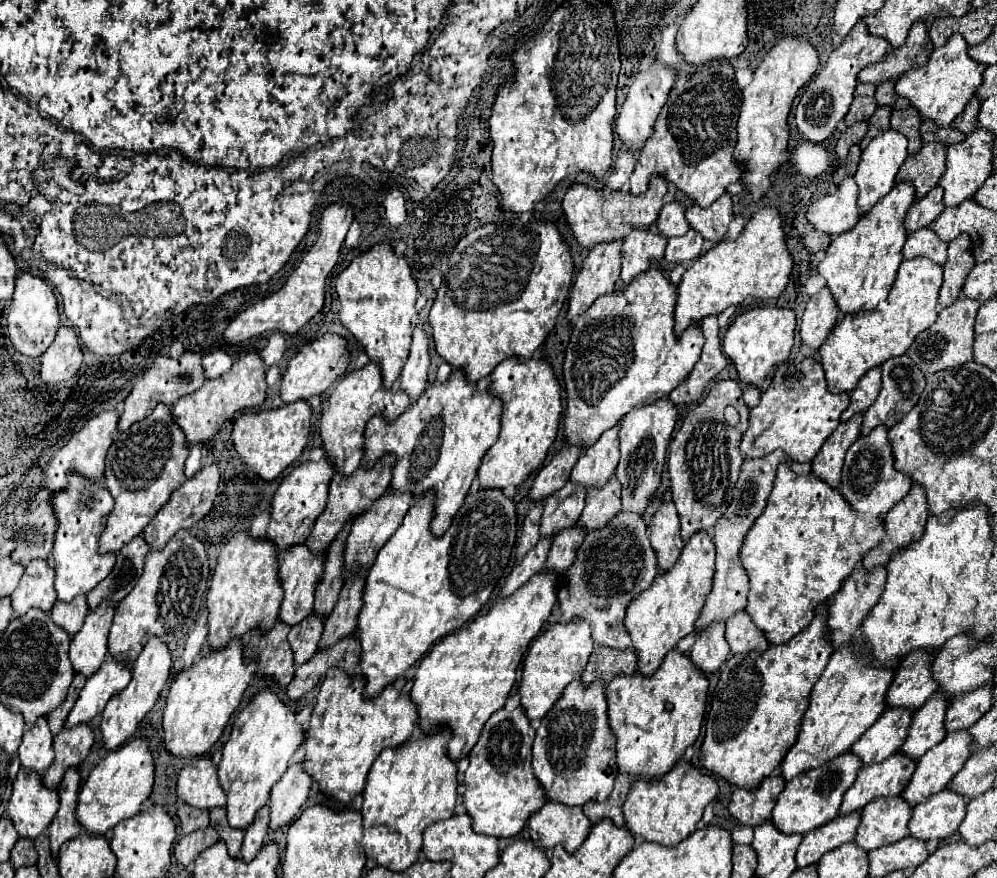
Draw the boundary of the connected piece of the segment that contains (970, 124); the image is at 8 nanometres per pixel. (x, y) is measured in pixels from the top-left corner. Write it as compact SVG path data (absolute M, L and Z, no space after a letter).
M972 97L966 105L966 109L956 117L954 121L954 127L960 129L964 135L972 133L976 127L978 127L978 109L980 109L980 99L978 97Z

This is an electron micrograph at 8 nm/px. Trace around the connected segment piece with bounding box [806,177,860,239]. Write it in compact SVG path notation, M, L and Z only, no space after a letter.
M846 177L836 193L822 197L810 205L806 219L814 229L834 239L840 233L852 229L860 219L856 199L858 199L858 187L854 183L854 177Z

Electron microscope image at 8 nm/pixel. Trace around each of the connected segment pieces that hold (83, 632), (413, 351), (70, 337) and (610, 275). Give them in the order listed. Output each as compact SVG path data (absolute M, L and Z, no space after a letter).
M102 603L94 613L90 611L82 629L72 637L70 663L76 673L92 677L108 655L108 631L114 617L114 605Z
M424 329L414 333L412 347L410 347L410 357L402 369L400 375L400 391L404 391L410 397L410 403L418 401L418 397L424 393L428 387L426 383L426 373L430 365L430 355L428 355L428 337L424 335Z
M60 327L52 345L42 355L42 381L66 381L78 371L82 365L82 349L80 341L72 327Z
M622 241L600 243L588 253L582 271L576 275L572 285L568 313L566 313L568 321L580 317L596 301L596 297L610 295L612 289L616 289L616 281L620 277L620 261L622 261L620 247Z

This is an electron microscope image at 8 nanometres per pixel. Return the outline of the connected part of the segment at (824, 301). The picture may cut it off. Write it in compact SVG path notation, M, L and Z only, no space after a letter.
M824 287L820 293L810 297L800 323L800 349L804 357L818 353L820 345L828 339L828 333L838 323L838 307L832 301L832 293Z

